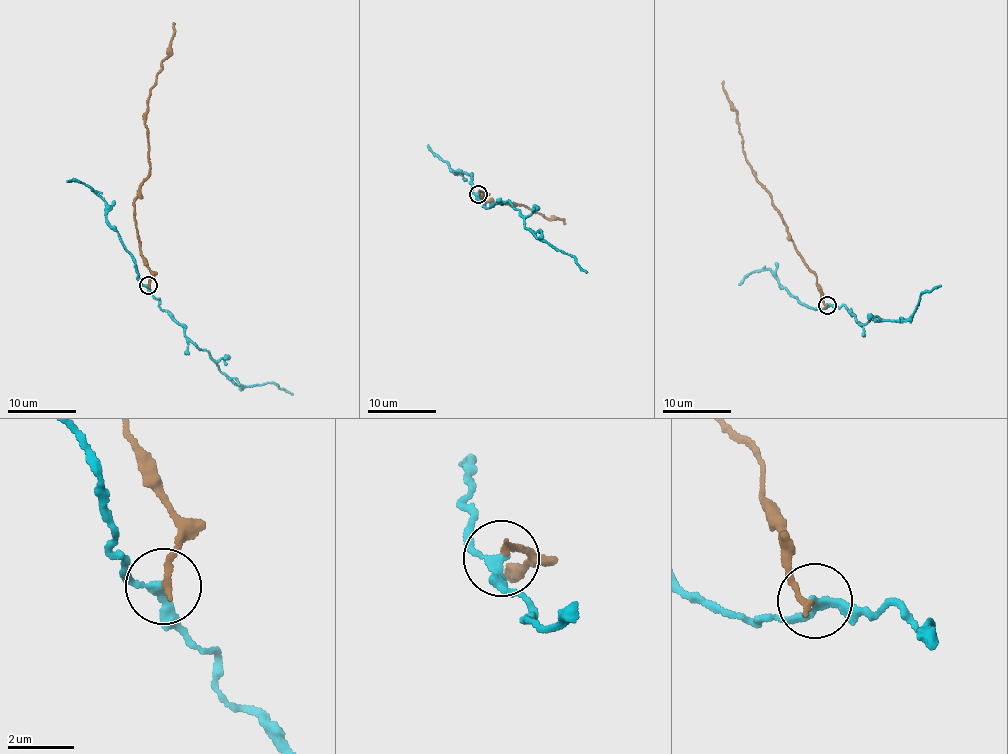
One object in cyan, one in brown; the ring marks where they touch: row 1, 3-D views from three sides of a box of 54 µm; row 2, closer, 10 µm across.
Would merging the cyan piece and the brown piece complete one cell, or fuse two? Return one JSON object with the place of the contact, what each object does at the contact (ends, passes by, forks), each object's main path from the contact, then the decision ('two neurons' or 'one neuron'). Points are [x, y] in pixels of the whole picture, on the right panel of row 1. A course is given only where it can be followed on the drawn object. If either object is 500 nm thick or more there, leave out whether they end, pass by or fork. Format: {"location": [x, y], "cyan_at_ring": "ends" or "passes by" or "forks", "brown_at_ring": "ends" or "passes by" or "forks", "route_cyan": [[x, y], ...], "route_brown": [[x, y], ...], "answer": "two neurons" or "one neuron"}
{"location": [827, 305], "cyan_at_ring": "passes by", "brown_at_ring": "ends", "route_cyan": [[827, 304], [842, 305], [861, 325], [871, 320], [907, 319], [920, 294], [940, 286]], "route_brown": [[827, 305], [816, 274], [745, 156], [737, 113], [723, 80]], "answer": "two neurons"}

